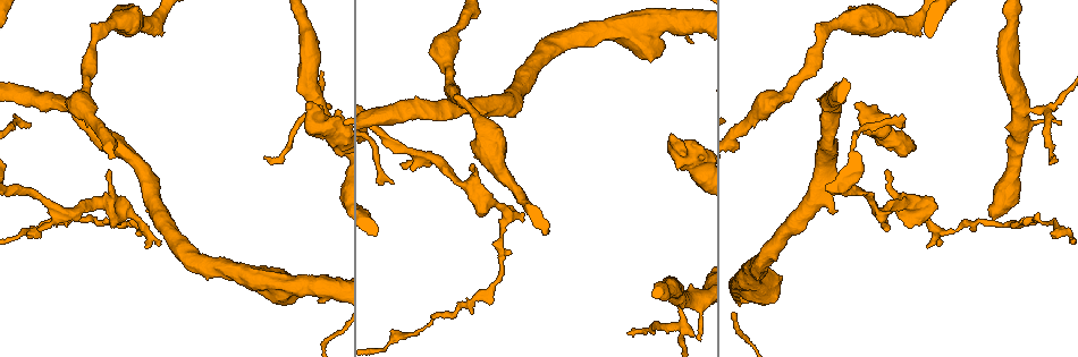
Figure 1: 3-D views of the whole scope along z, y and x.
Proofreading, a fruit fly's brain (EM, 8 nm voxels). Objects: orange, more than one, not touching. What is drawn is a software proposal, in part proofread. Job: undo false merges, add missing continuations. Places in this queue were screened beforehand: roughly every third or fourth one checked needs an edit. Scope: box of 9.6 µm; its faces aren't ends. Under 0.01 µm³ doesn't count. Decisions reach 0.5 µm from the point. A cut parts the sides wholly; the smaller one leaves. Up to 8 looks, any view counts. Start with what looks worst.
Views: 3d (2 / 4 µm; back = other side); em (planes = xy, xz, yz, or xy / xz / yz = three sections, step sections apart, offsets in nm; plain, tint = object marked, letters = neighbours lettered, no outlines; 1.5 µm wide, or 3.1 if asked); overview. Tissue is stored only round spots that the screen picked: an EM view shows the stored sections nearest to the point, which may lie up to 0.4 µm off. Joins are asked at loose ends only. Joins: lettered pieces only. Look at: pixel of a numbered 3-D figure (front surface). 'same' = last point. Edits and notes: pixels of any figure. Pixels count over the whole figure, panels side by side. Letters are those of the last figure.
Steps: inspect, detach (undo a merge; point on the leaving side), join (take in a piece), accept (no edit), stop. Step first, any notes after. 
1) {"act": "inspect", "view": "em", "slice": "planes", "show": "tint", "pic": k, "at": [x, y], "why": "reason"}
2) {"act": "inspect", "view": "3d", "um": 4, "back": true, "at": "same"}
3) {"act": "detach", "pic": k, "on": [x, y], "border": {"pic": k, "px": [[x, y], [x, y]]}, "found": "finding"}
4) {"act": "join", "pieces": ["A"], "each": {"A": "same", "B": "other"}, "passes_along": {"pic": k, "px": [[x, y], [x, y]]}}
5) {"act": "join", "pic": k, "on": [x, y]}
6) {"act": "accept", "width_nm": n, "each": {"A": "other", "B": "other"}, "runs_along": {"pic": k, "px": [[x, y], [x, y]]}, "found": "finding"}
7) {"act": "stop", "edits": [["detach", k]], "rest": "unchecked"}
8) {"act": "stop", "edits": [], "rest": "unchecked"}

{"act": "inspect", "view": "em", "slice": "xy", "step": 8, "show": "letters", "pic": 1, "at": [838, 210], "why": "thick end"}

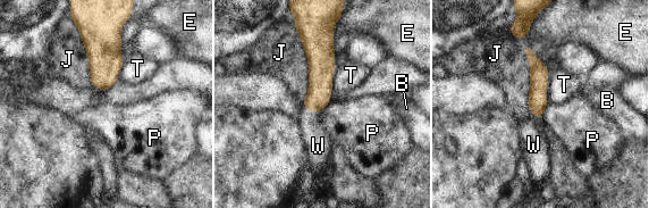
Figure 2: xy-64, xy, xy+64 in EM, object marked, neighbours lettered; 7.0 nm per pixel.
{"act": "inspect", "view": "em", "slice": "planes", "show": "letters", "at": "same"}

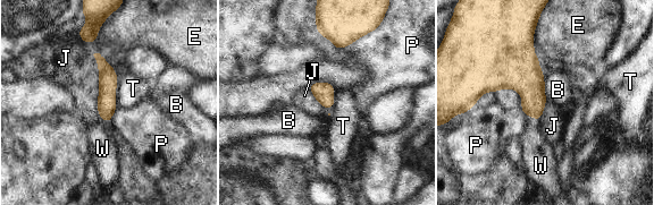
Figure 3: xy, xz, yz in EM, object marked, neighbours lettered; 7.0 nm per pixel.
{"act": "join", "pic": 3, "on": [102, 148], "each": {"B": "other", "E": "other", "J": "other", "P": "other", "T": "other", "W": "same"}, "passes_along": {"pic": 3, "px": [[107, 105], [105, 121], [102, 148]]}, "found": "it goes on there"}

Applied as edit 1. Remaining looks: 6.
{"act": "inspect", "view": "em", "slice": "planes", "show": "letters", "pic": 1, "at": [855, 103], "why": "an open end"}

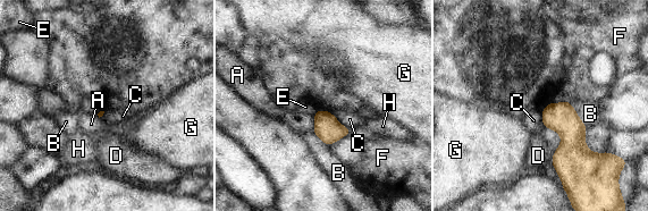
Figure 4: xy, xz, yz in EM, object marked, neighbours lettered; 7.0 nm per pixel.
{"act": "accept", "each": {"A": "other", "B": "other", "C": "other", "D": "other", "E": "other", "F": "other", "G": "other", "H": "other"}, "border": {"pic": 4, "px": [[334, 114], [341, 124], [350, 128]]}, "found": "no lettered piece goes on from it"}

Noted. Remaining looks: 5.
{"act": "inspect", "view": "em", "slice": "planes", "show": "letters", "pic": 1, "at": [393, 184], "why": "branch stops here"}

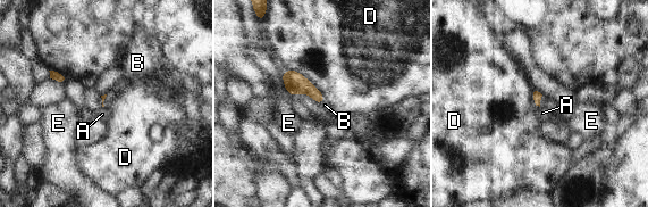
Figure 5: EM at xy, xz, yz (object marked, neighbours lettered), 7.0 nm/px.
{"act": "join", "pic": 5, "on": [325, 105], "each": {"A": "other", "B": "same", "D": "other", "E": "other"}, "passes_along": {"pic": 5, "px": [[295, 83], [322, 102], [325, 105]]}, "found": "the neuron continues"}

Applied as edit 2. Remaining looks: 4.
{"act": "stop", "edits": [["join", 3], ["join", 5]], "rest": "unchecked"}

